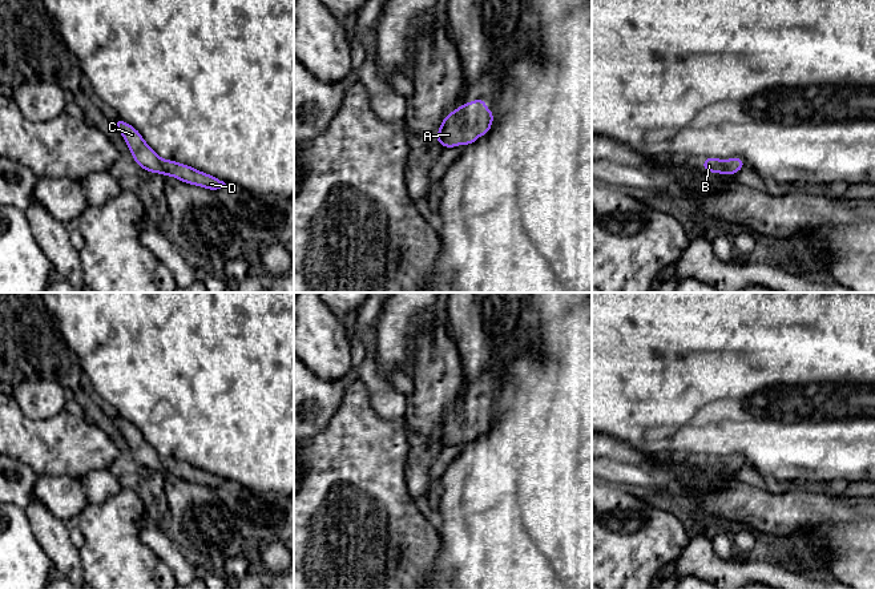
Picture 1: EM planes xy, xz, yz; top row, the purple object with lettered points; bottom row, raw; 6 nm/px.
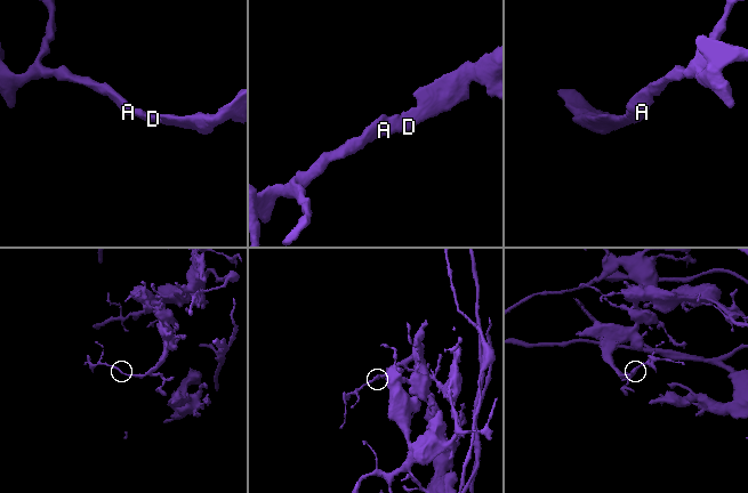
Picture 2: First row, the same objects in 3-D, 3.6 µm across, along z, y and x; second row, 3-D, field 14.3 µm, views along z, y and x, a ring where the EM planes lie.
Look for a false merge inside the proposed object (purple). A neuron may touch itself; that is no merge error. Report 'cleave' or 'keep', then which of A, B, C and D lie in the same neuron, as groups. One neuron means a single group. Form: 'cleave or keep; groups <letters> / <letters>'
keep; groups A B C D

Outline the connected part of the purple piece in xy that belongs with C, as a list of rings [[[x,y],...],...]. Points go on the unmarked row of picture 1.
[[[117,416],[113,423],[124,435],[134,460],[148,471],[158,471],[174,475],[185,481],[205,485],[213,489],[222,487],[226,481],[214,473],[199,469],[189,463],[173,457],[162,457],[144,437],[141,431],[130,421]]]

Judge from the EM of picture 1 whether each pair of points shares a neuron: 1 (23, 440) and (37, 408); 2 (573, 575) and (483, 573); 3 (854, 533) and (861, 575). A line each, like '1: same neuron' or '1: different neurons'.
1: different neurons
2: same neuron
3: same neuron

